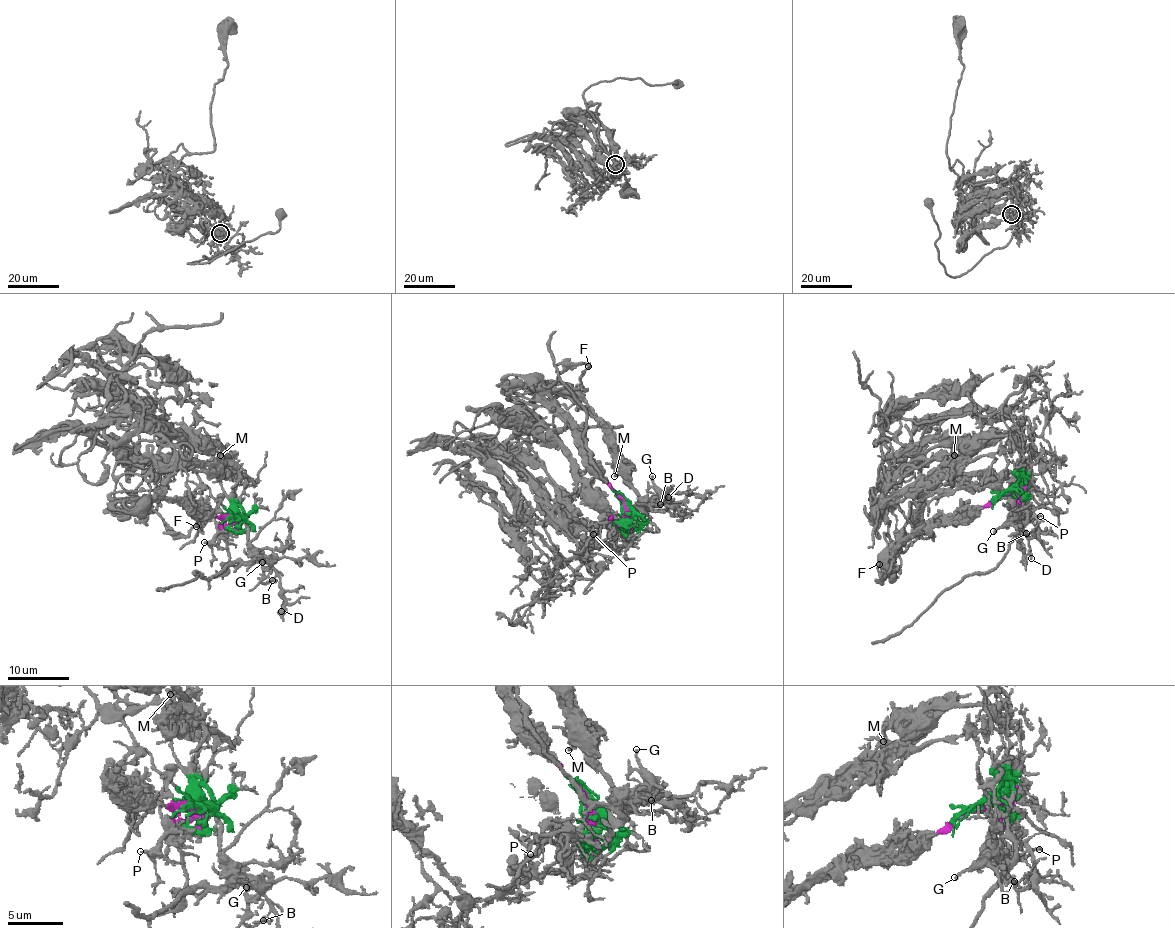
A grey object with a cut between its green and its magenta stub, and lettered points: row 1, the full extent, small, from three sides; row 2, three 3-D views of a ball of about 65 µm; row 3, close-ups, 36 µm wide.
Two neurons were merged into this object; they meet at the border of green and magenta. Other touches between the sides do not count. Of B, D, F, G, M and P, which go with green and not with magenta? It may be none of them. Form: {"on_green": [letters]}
{"on_green": ["B", "D", "G"]}

